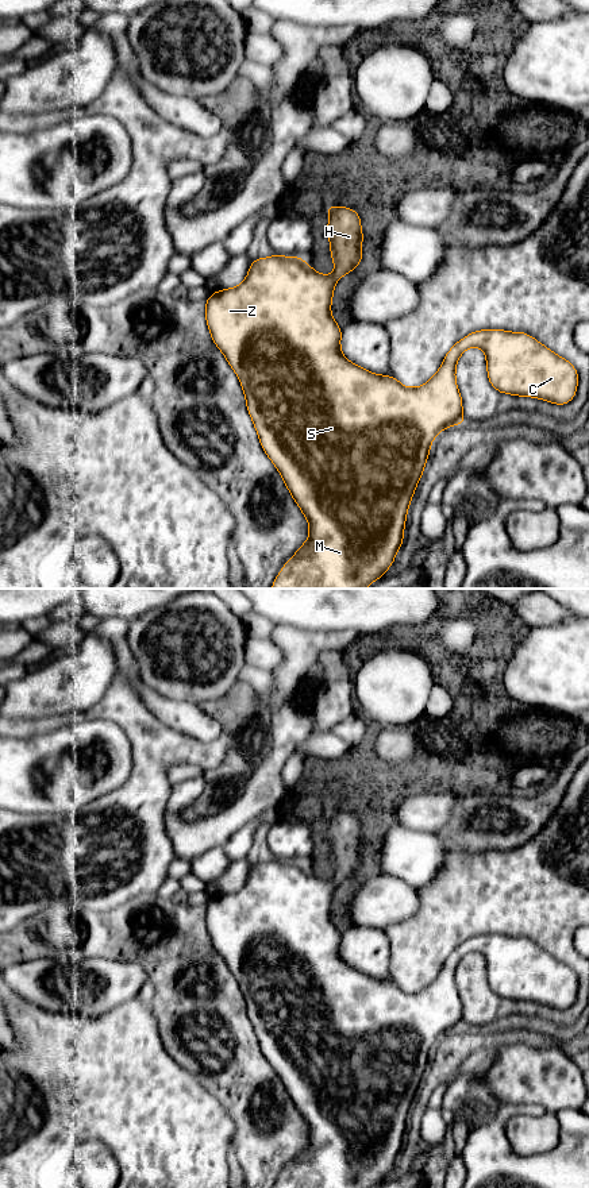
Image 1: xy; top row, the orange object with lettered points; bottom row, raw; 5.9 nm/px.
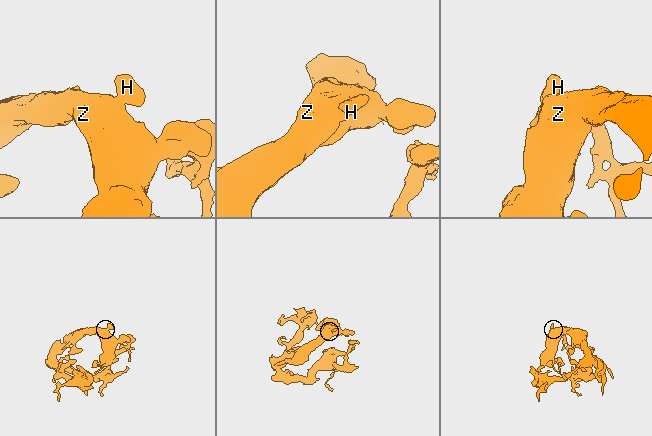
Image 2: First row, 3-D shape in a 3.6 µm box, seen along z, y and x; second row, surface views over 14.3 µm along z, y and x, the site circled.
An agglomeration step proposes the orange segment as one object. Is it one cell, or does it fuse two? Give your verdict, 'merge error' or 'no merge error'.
no merge error

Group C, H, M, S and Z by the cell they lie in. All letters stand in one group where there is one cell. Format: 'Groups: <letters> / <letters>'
Groups: C H M S Z

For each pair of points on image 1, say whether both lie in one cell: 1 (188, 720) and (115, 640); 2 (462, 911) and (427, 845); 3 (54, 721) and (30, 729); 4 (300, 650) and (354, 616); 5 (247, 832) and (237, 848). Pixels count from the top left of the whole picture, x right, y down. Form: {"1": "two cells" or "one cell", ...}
{"1": "one cell", "2": "two cells", "3": "one cell", "4": "two cells", "5": "one cell"}

